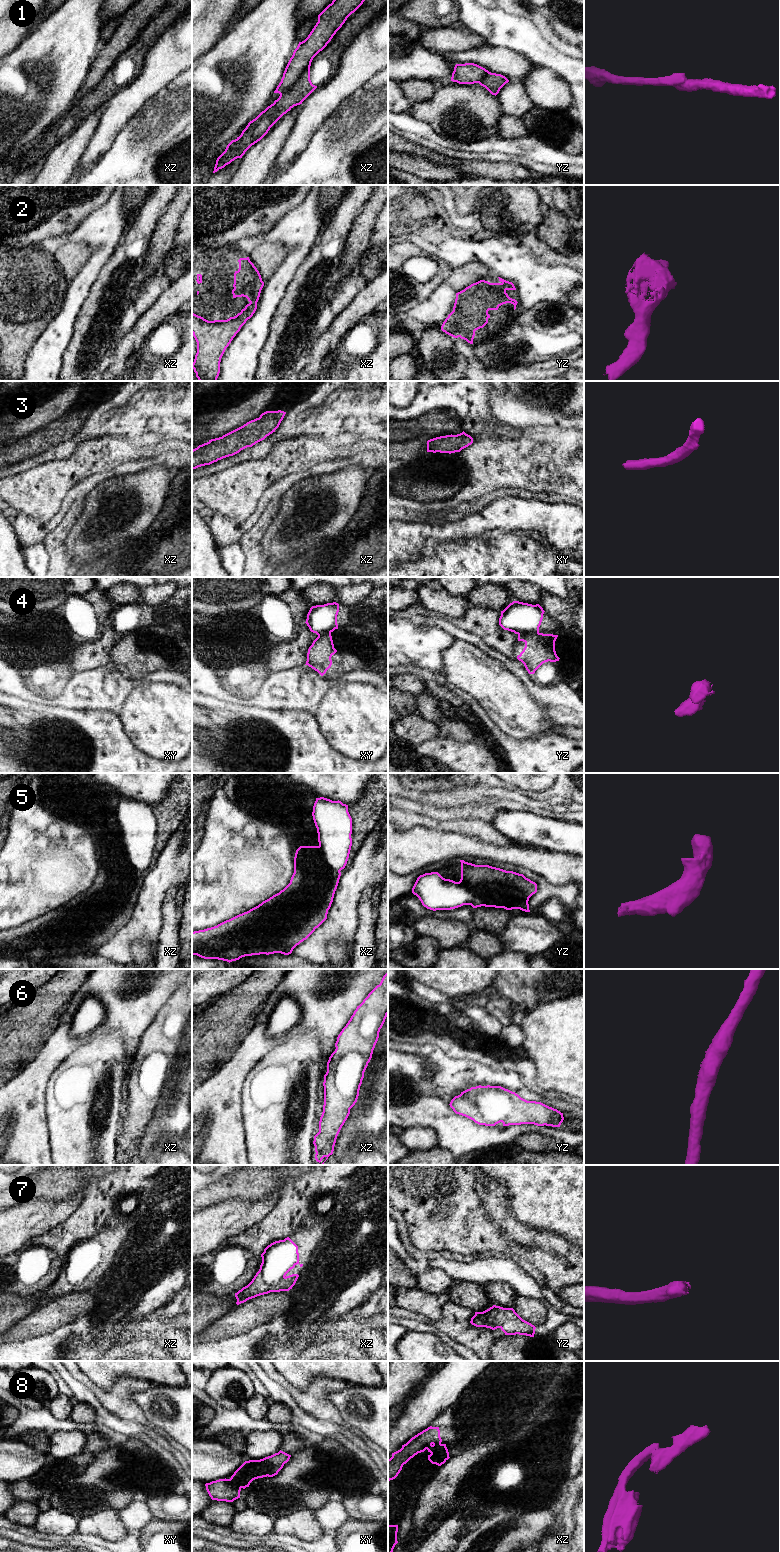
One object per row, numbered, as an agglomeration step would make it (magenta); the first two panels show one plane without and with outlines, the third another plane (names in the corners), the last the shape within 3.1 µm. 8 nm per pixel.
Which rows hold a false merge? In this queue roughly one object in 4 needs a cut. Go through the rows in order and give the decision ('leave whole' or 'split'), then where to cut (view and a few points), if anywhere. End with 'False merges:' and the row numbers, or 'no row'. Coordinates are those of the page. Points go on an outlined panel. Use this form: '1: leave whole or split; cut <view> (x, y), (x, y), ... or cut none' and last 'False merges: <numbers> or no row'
1: split; cut xz (309, 68), (280, 95)
2: leave whole; cut none
3: leave whole; cut none
4: split; cut yz (538, 631), (518, 635)
5: leave whole; cut none
6: leave whole; cut none
7: leave whole; cut none
8: leave whole; cut none
False merges: 1, 4

